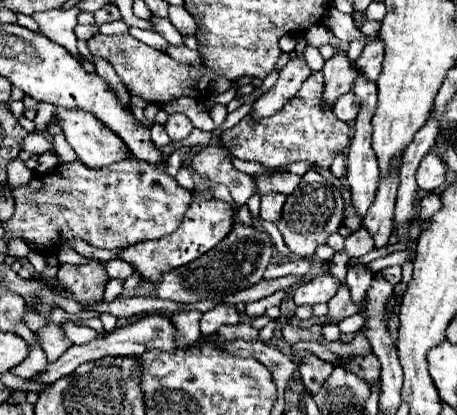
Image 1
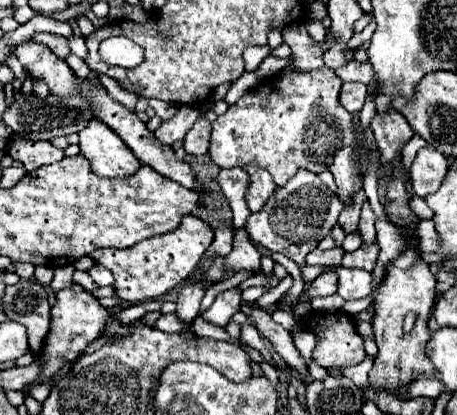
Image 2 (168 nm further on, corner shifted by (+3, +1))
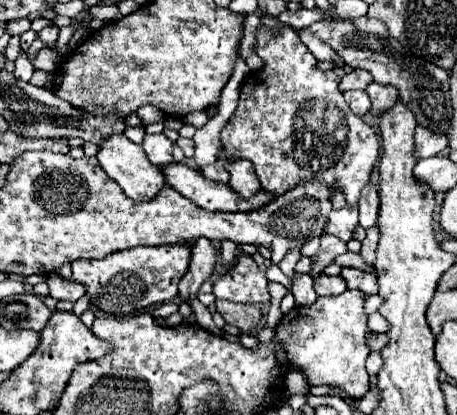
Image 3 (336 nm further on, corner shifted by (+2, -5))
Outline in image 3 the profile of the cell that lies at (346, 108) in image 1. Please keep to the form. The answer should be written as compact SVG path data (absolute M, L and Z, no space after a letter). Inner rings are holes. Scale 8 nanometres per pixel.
M350 90L344 94L344 98L356 116L364 116L370 110L370 98L366 90Z

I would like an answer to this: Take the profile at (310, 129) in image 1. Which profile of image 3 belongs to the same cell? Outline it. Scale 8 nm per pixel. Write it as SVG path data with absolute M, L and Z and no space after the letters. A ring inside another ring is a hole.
M260 26L256 54L266 66L246 76L238 108L222 128L222 152L216 164L250 160L262 188L274 192L274 196L284 194L302 180L338 186L346 196L346 206L332 210L326 232L348 242L358 224L360 192L370 184L378 160L378 138L362 118L350 112L338 88L340 78L332 70L316 70L318 60L302 44L294 28L286 26L280 32L270 32Z

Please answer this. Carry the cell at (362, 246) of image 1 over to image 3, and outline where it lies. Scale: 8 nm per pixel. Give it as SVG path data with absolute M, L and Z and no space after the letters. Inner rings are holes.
M370 184L364 192L362 192L362 198L360 198L360 204L358 204L358 210L360 210L360 226L362 228L372 228L376 224L376 216L378 216L378 204L380 204L380 196L374 188L374 184Z

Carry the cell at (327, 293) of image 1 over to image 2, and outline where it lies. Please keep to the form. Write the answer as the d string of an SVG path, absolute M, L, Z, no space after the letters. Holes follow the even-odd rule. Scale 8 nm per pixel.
M331 270L319 274L319 276L311 282L311 288L309 288L309 296L311 296L311 298L329 296L329 294L335 294L335 292L337 292L337 274L331 272Z

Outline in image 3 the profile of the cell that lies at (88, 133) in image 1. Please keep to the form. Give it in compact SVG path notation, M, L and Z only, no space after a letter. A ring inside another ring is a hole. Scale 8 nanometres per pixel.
M114 134L108 140L102 140L102 146L98 146L98 162L100 168L106 172L106 176L110 176L110 180L114 180L124 192L126 196L130 196L132 200L150 200L158 190L162 190L162 186L166 186L164 174L158 166L150 164L150 160L144 156L142 146L134 144L132 140L128 140L124 134Z

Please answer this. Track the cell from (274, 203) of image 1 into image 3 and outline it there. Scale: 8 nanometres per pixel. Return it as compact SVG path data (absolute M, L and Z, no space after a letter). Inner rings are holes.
M240 160L234 162L226 168L230 172L230 186L242 196L242 198L250 198L256 196L256 192L262 190L262 186L258 184L258 176L254 172L254 164L250 164L250 160Z

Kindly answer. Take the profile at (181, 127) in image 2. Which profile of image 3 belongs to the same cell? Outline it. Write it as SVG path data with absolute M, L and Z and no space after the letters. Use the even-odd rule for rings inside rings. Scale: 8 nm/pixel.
M166 134L146 136L142 142L142 148L154 166L168 166L170 162L174 162L172 160L172 142L168 140Z

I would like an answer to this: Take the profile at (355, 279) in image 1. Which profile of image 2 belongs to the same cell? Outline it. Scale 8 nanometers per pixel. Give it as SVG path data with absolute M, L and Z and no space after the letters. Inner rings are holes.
M363 242L359 250L355 250L355 252L351 252L351 254L345 254L343 266L373 270L373 268L375 268L375 262L377 262L377 254L379 254L377 242L371 242L371 244Z

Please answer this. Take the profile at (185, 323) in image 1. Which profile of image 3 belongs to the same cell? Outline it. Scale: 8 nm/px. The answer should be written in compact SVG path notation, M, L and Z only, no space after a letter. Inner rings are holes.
M198 238L192 248L190 268L178 284L182 302L190 302L192 296L198 296L198 290L204 284L204 280L212 276L214 264L216 264L216 250L212 242L208 238Z

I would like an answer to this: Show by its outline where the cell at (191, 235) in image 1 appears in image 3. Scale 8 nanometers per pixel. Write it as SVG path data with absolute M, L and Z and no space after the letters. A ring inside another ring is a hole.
M164 244L158 248L132 248L102 260L76 260L72 278L86 286L92 304L106 314L126 316L146 306L168 302L178 294L178 280L190 266L190 244Z

